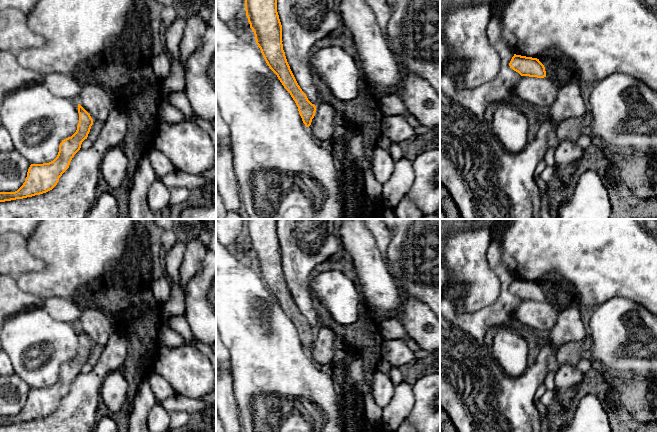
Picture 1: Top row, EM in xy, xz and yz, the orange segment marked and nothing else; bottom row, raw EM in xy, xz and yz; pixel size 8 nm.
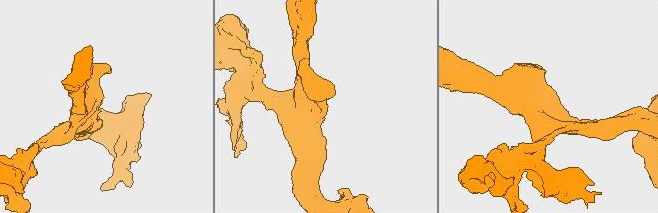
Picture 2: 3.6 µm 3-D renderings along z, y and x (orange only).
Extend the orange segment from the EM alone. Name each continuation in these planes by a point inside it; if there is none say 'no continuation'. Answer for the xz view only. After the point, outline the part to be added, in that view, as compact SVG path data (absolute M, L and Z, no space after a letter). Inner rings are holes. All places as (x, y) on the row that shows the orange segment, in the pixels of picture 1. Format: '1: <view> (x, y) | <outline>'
no continuation

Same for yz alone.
no continuation

